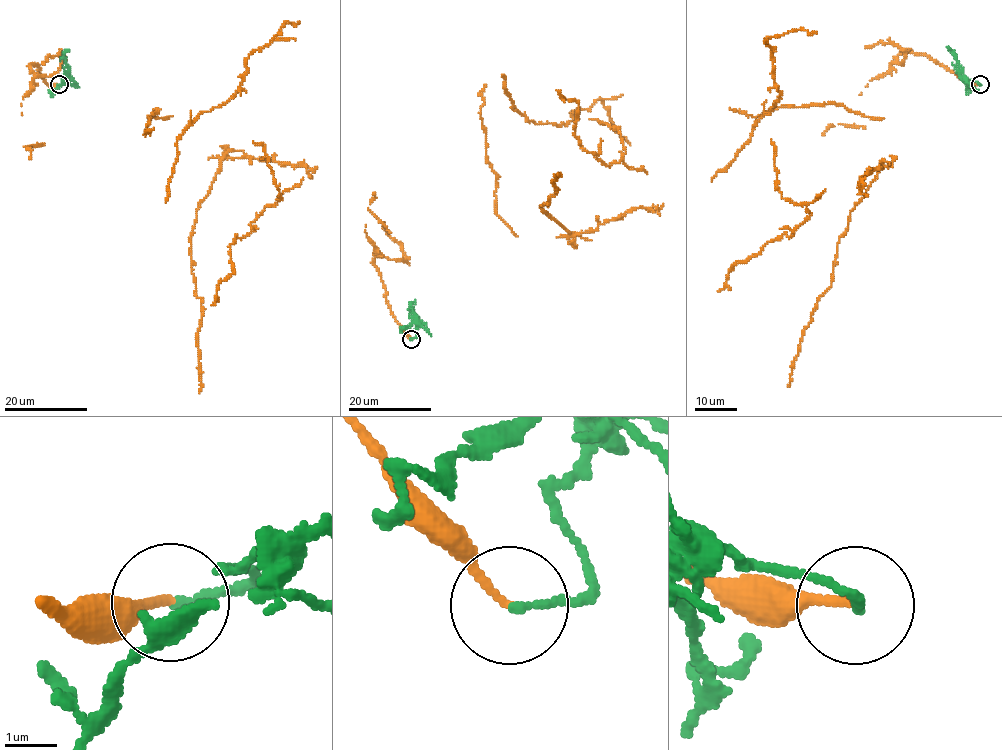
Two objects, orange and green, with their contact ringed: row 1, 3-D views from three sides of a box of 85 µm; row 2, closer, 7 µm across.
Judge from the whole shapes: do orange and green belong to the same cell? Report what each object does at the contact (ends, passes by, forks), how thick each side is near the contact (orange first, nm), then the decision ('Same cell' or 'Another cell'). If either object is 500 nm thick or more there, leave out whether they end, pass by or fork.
At the ring orange ends. At the ring green ends. Thickness 140 nm (orange) against 160 nm. Another cell

